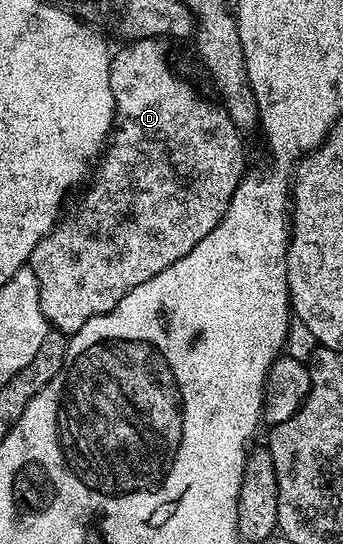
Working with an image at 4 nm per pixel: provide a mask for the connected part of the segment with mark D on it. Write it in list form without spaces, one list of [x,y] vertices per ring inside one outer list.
[[[138,39],[126,42],[124,44],[126,47],[122,51],[114,50],[112,52],[109,60],[109,76],[111,77],[111,93],[115,104],[115,114],[113,116],[114,128],[103,152],[104,155],[111,155],[111,157],[107,157],[109,158],[107,177],[94,178],[84,188],[84,191],[86,190],[85,196],[74,205],[73,215],[66,214],[50,231],[49,235],[43,237],[43,241],[39,241],[39,245],[35,245],[28,261],[28,266],[32,267],[35,273],[35,281],[39,283],[39,305],[43,309],[43,317],[49,323],[50,328],[69,337],[79,329],[83,329],[83,325],[87,321],[91,321],[91,317],[115,309],[115,305],[119,305],[119,301],[123,301],[123,297],[127,293],[131,293],[131,289],[135,289],[135,285],[143,285],[143,281],[151,281],[151,277],[155,277],[155,273],[163,273],[163,269],[167,269],[167,265],[175,265],[175,261],[187,257],[187,253],[191,253],[191,249],[195,249],[195,245],[199,245],[199,241],[203,241],[203,237],[207,237],[207,233],[211,233],[217,228],[221,218],[229,212],[233,194],[247,170],[245,143],[241,140],[243,135],[231,121],[228,111],[216,102],[213,104],[208,103],[205,99],[200,99],[191,84],[184,83],[179,76],[173,75],[173,67],[169,64],[169,59],[159,44],[157,39]]]

